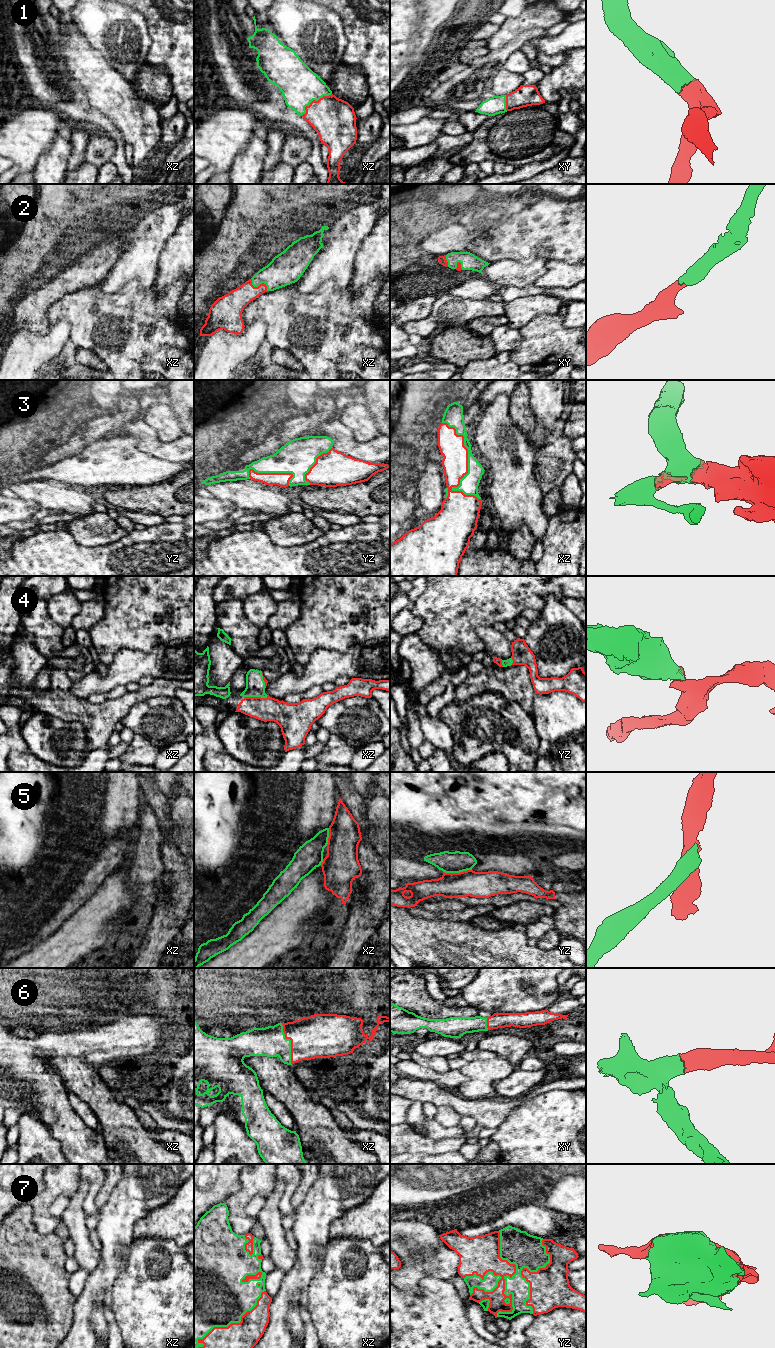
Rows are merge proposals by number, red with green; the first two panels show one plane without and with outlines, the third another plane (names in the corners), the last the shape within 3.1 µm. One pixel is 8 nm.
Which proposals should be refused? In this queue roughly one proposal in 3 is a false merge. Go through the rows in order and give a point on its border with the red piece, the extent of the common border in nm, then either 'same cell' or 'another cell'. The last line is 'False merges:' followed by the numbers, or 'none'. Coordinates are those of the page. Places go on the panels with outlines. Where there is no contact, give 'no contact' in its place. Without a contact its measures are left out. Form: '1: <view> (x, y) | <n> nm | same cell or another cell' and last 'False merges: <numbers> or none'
1: xz (313, 100) | 300 nm | same cell
2: xz (258, 286) | 170 nm | same cell
3: xz (467, 466) | 700 nm | same cell
4: xz (256, 697) | 180 nm | same cell
5: yz (457, 873) | 240 nm | another cell
6: xz (291, 1043) | 340 nm | same cell
7: yz (508, 1275) | 700 nm | same cell
False merges: 5

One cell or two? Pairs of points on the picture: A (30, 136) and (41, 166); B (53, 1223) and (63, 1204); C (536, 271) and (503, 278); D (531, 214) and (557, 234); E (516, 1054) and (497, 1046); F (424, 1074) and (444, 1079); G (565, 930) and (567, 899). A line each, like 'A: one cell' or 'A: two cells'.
A: two cells
B: two cells
C: one cell
D: one cell
E: one cell
F: one cell
G: one cell

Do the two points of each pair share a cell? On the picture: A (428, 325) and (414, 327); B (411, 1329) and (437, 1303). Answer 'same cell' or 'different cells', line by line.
A: same cell
B: same cell

